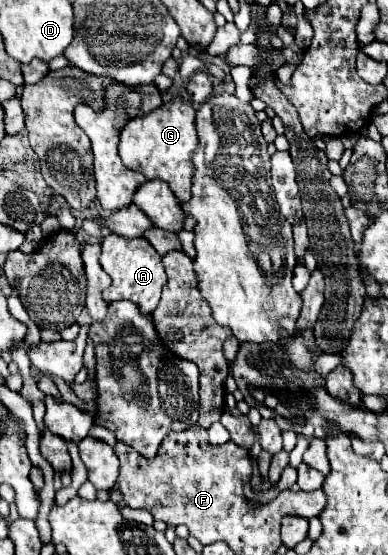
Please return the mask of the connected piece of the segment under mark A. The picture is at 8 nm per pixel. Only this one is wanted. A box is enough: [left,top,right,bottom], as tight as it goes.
[100,233,168,313]

